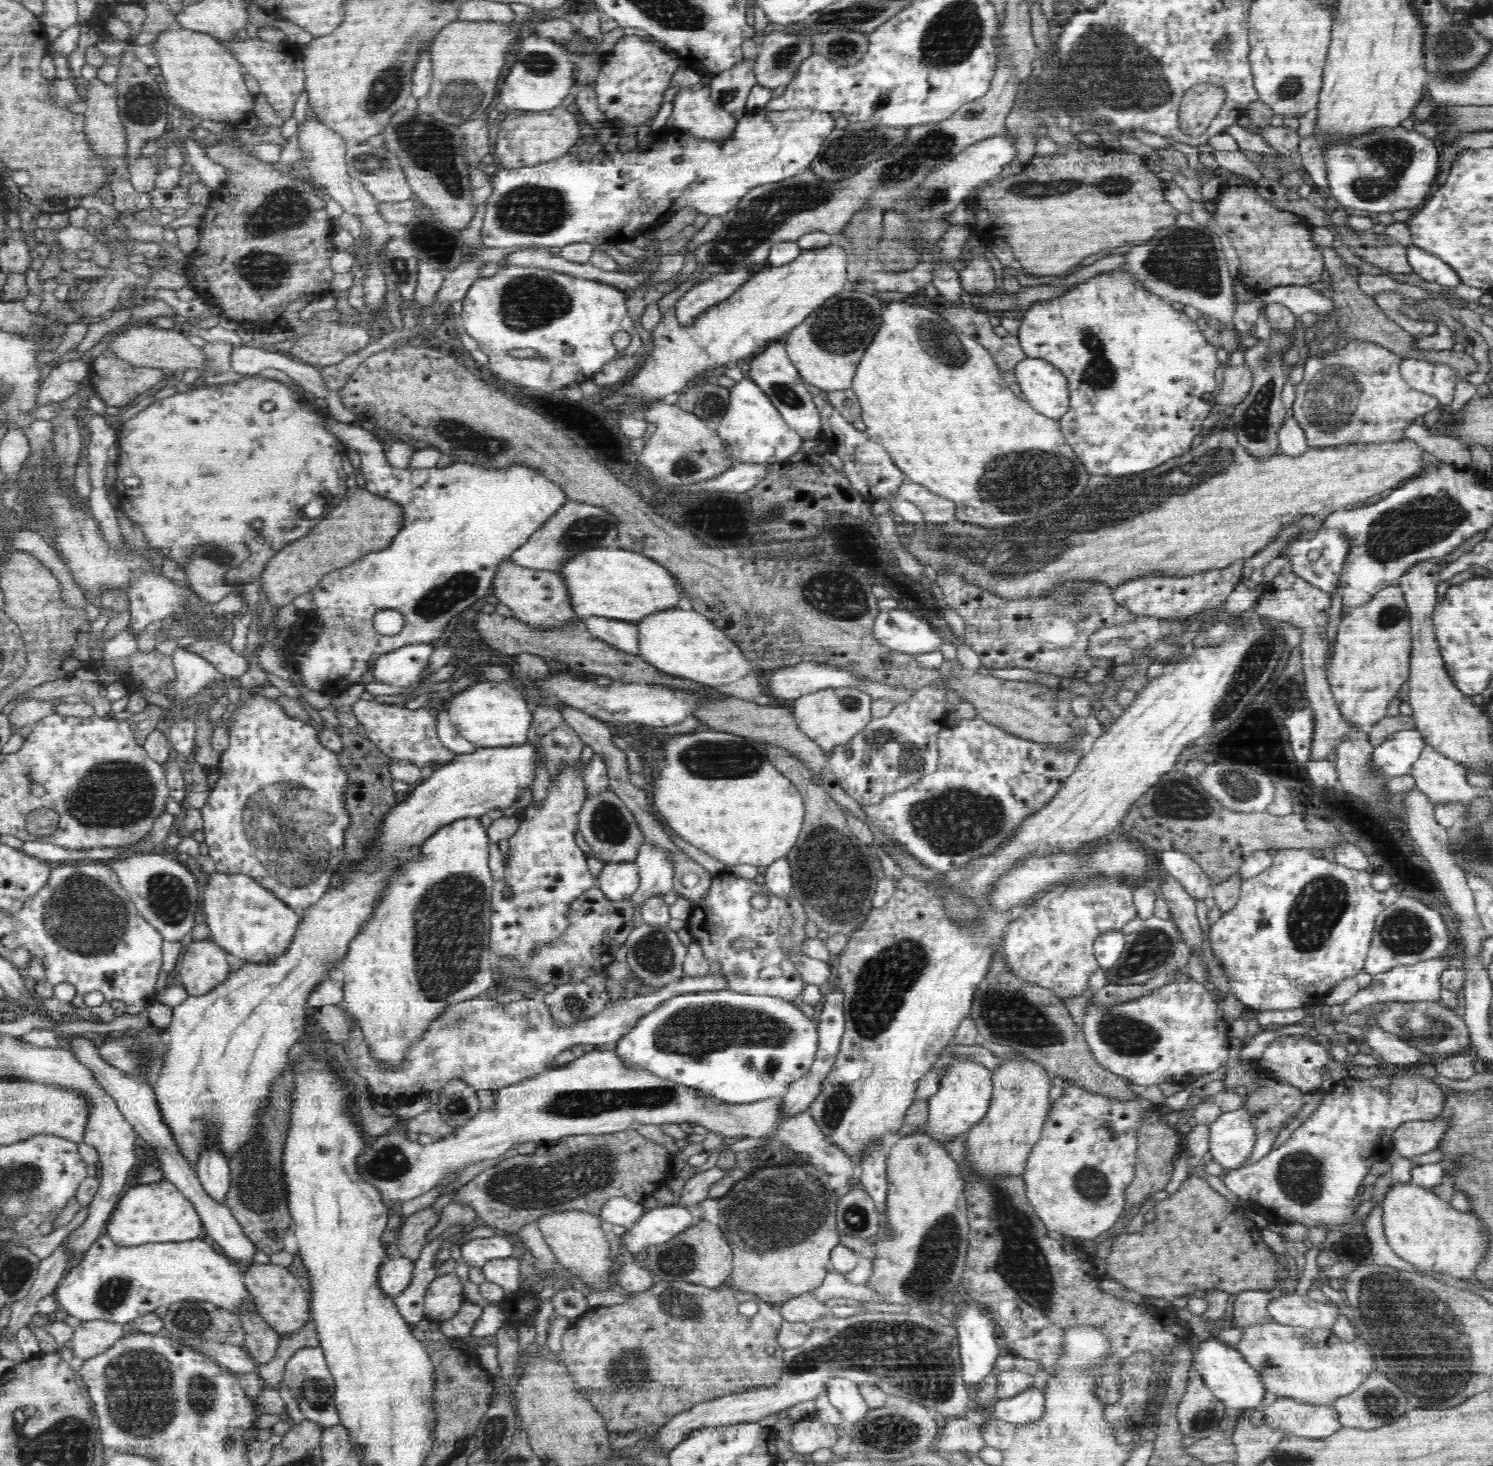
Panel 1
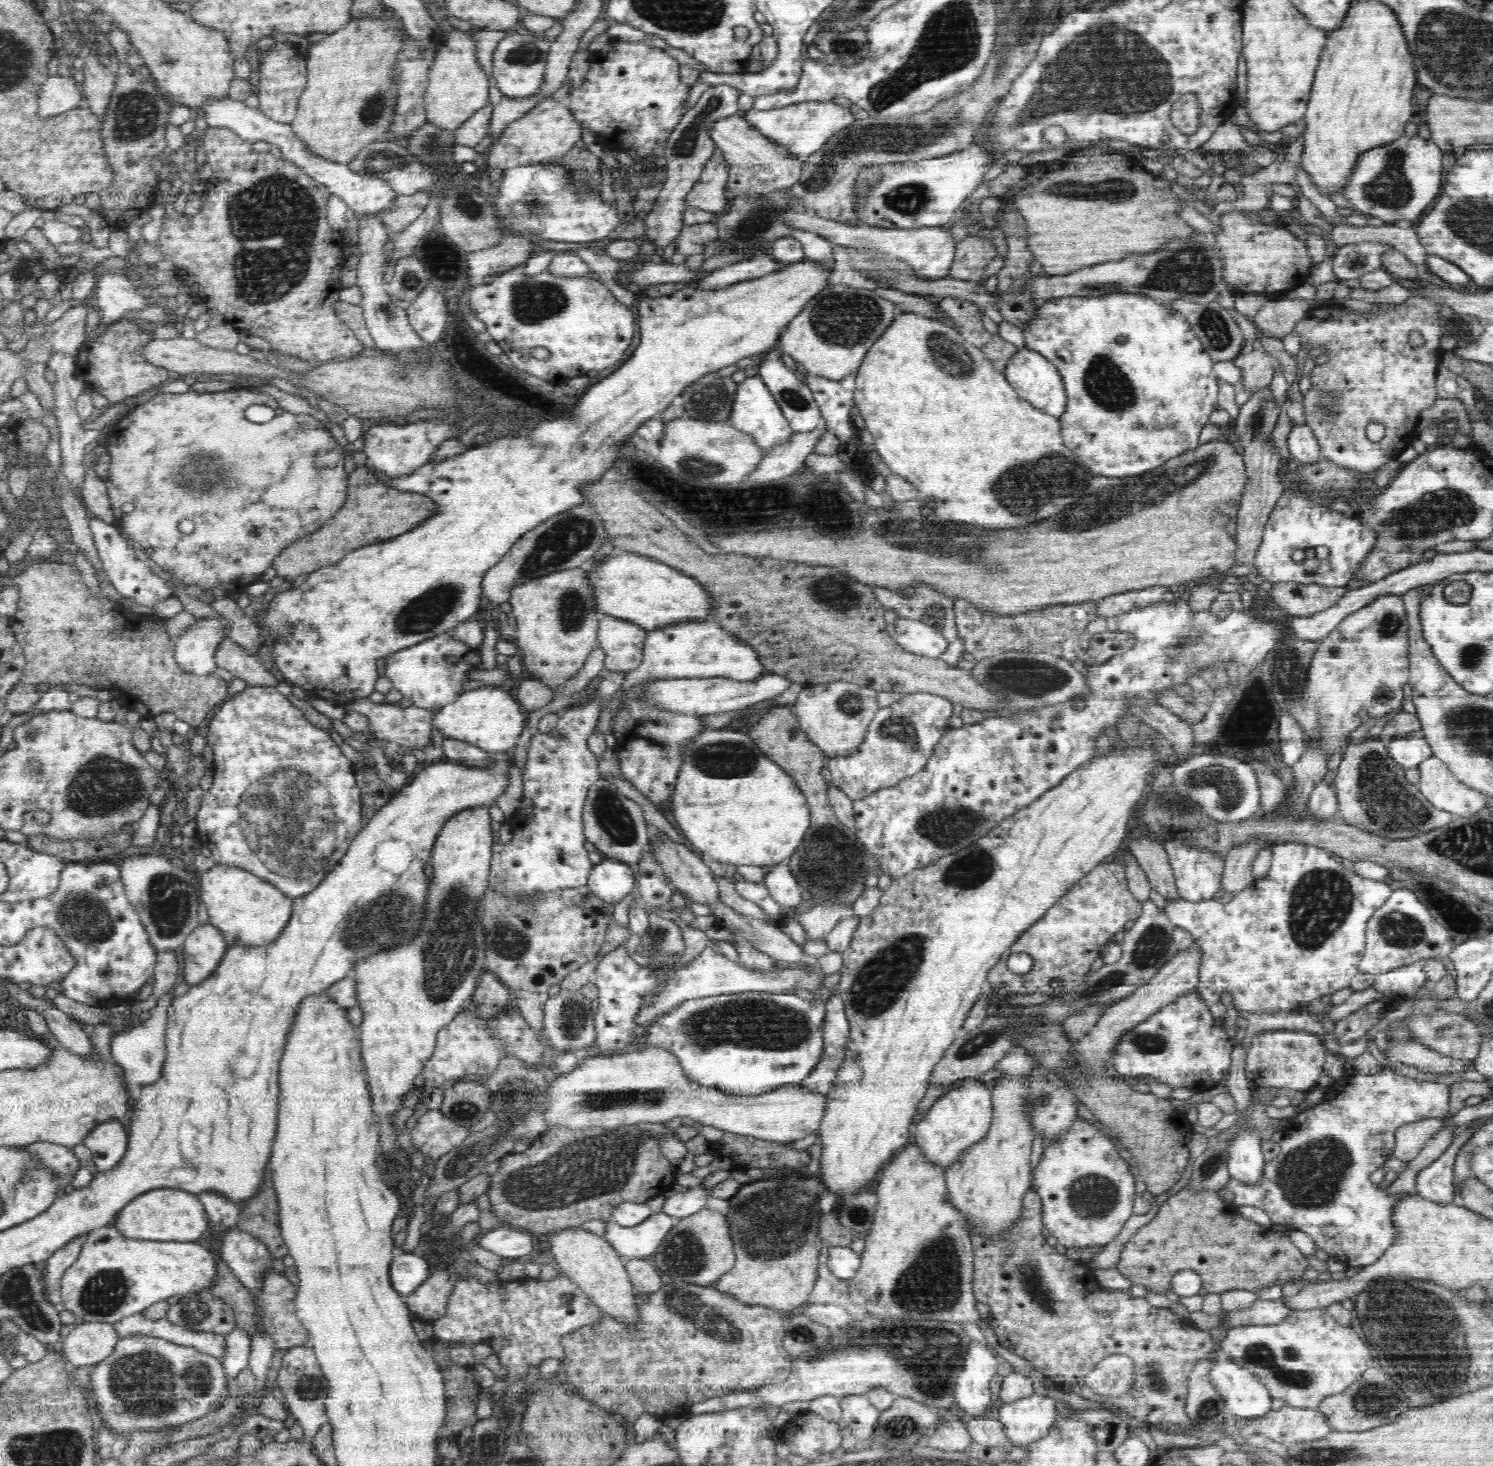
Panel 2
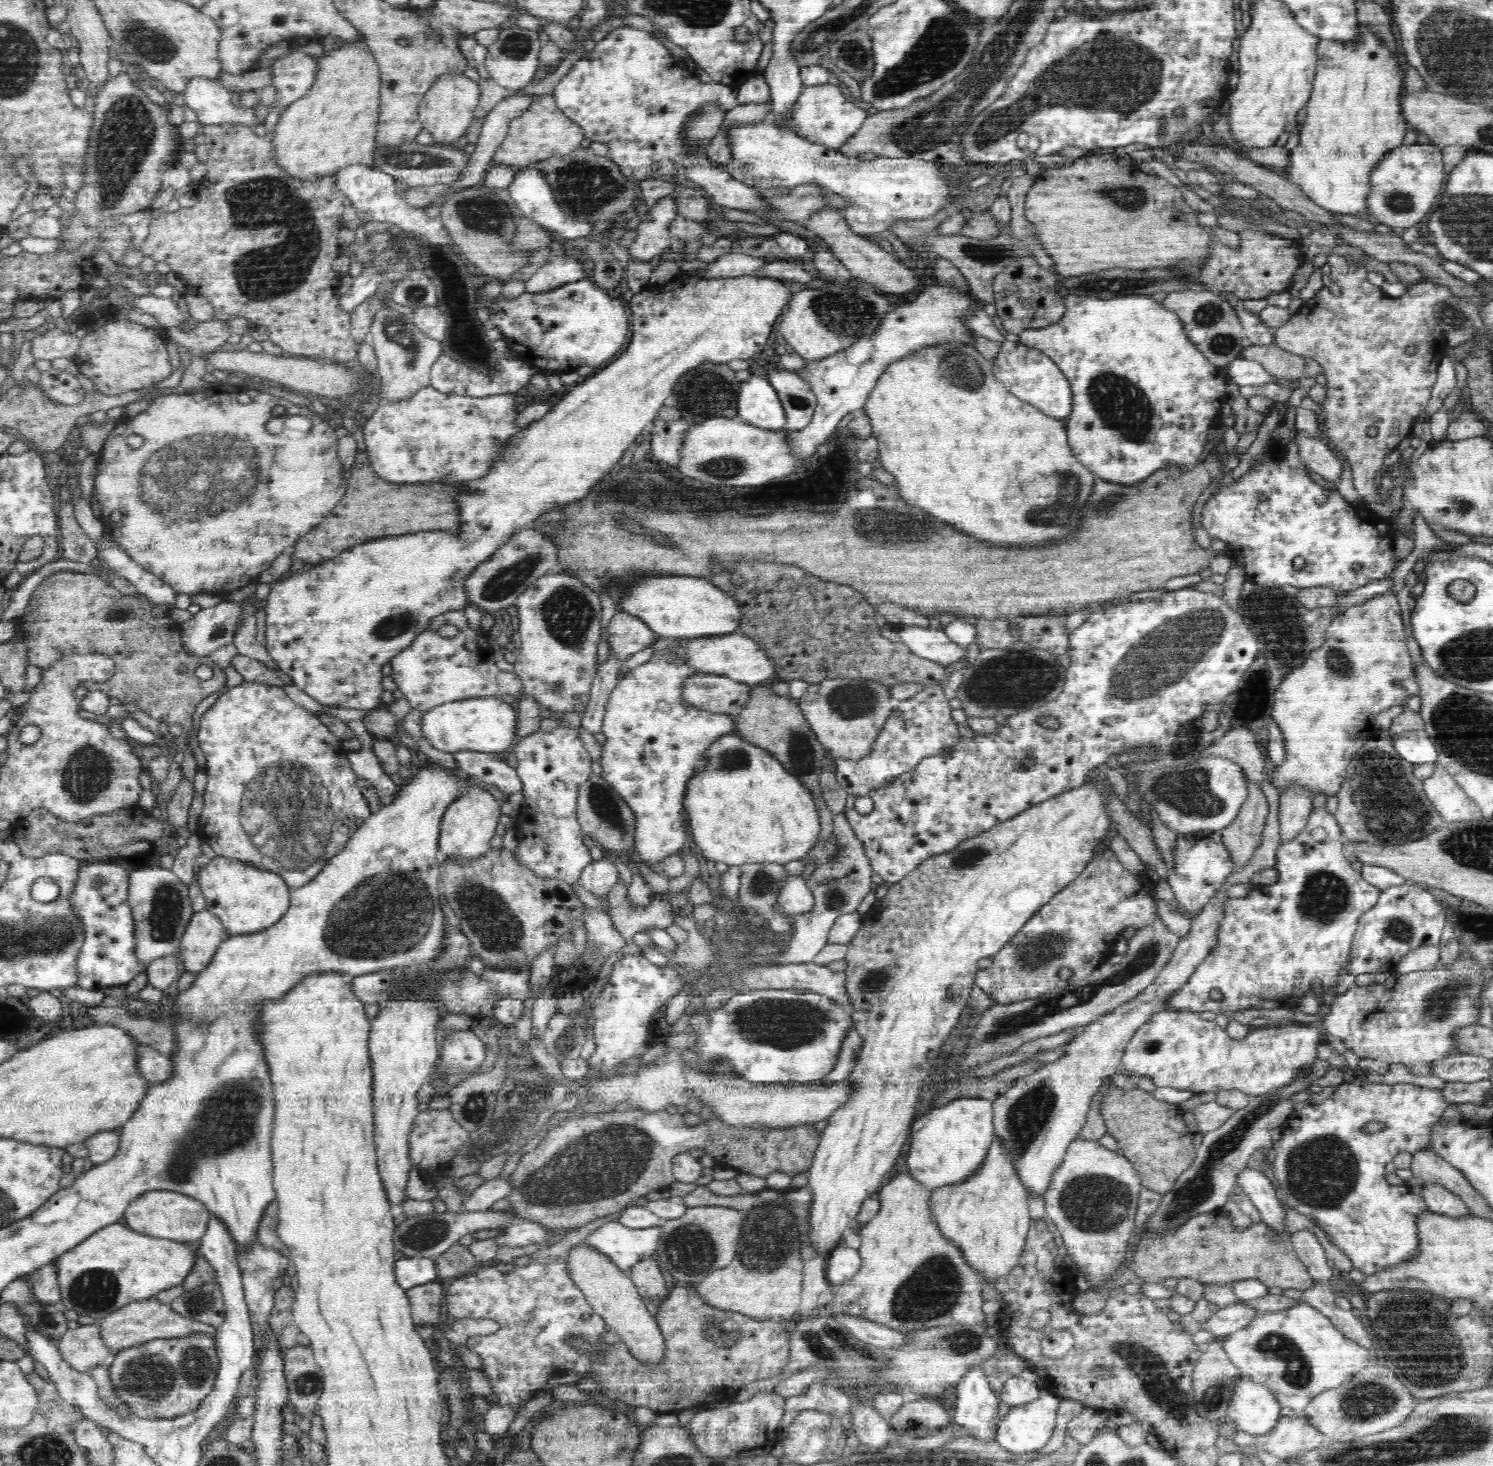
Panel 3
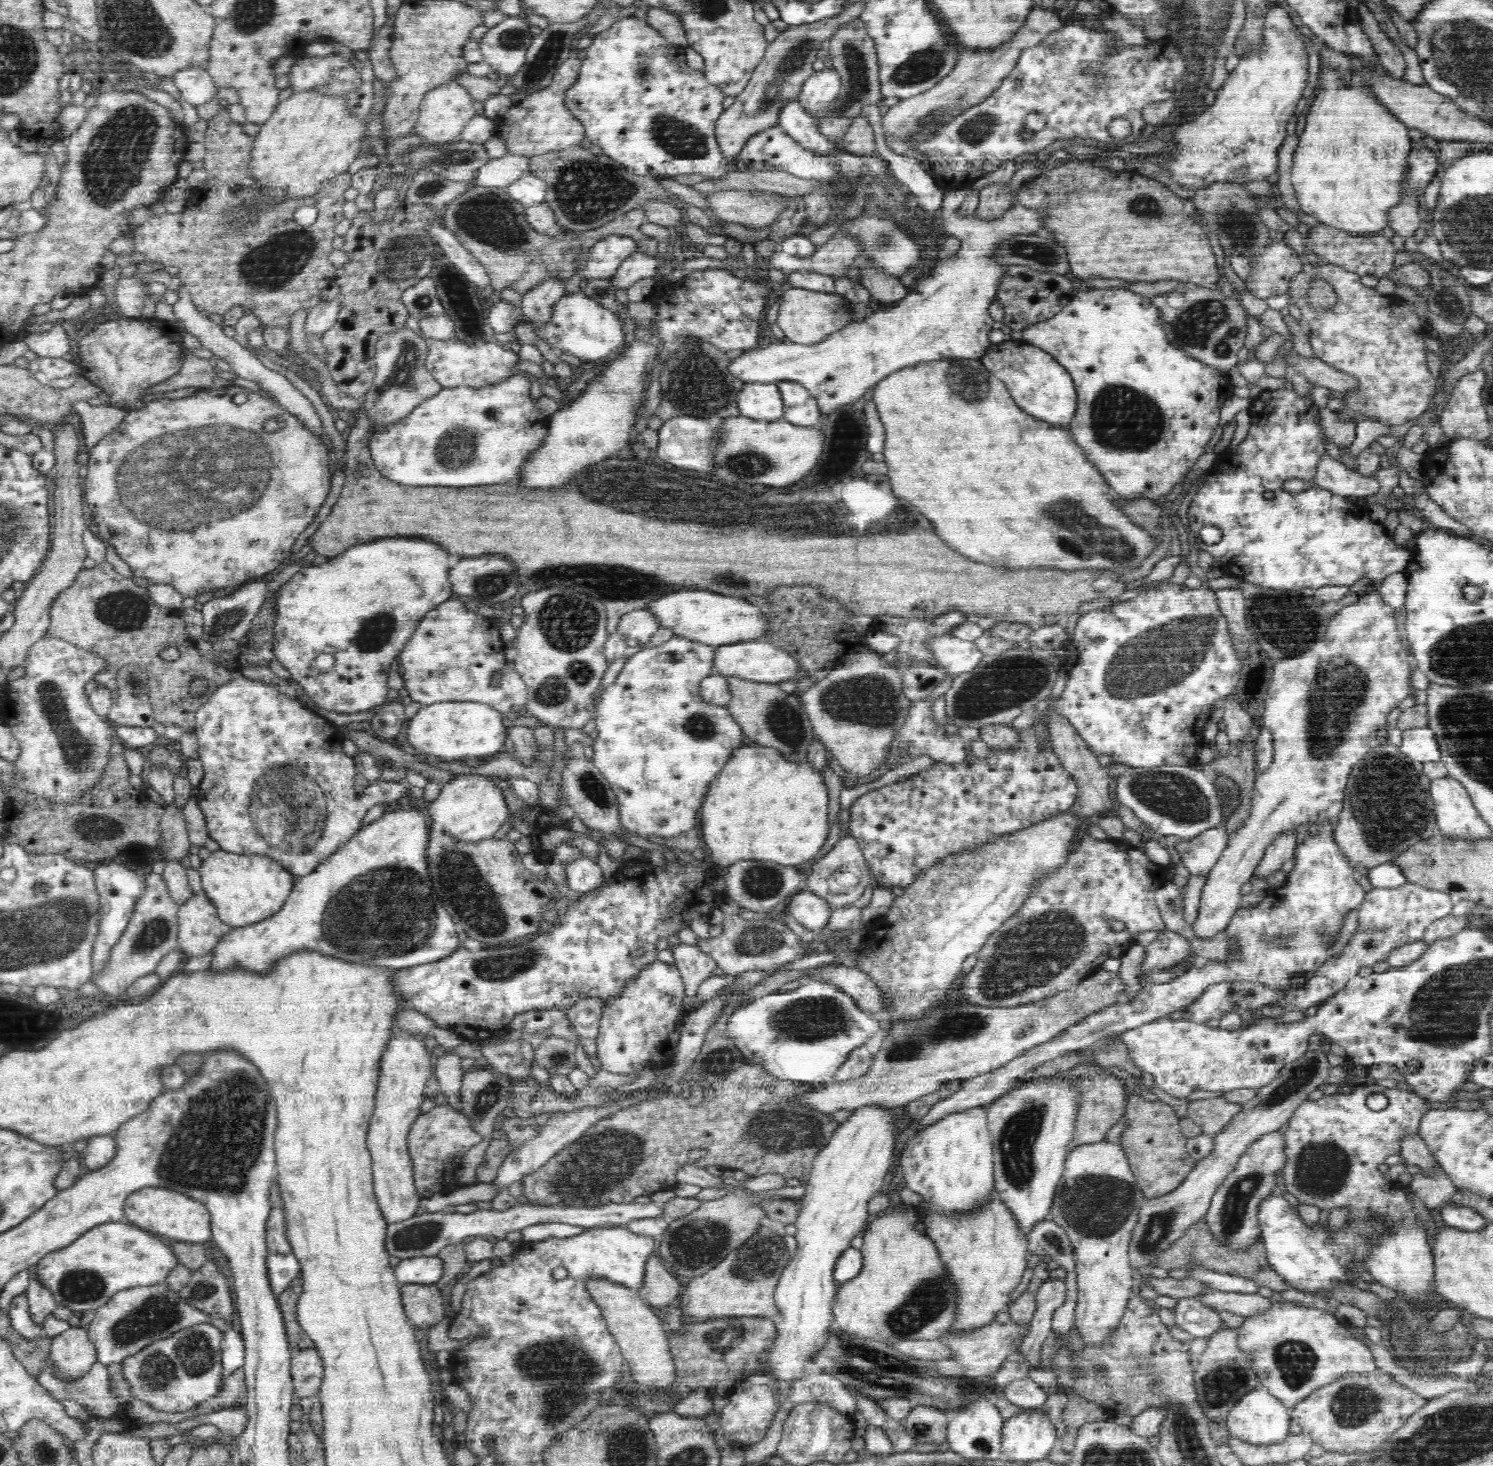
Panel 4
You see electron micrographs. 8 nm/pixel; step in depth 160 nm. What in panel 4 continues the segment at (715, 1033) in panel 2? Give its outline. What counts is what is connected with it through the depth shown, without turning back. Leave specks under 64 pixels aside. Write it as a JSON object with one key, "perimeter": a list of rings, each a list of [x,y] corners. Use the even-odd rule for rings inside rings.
{"perimeter":[[[816,980],[803,981],[797,990],[785,993],[774,991],[750,1000],[734,1010],[726,1025],[727,1036],[731,1038],[746,1064],[759,1064],[780,1080],[792,1080],[792,1083],[814,1082],[814,1084],[824,1084],[833,1080],[850,1052],[864,1045],[878,1030],[880,1030],[879,1022],[872,1019],[850,993],[837,988],[831,982]]]}

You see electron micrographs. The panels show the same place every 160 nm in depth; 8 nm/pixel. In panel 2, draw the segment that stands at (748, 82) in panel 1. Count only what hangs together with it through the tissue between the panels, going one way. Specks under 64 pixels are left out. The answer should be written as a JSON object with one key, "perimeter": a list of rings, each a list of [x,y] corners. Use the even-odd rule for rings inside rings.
{"perimeter":[[[719,84],[709,87],[702,93],[695,107],[687,112],[680,120],[679,124],[676,124],[671,135],[668,137],[667,150],[663,158],[665,164],[665,180],[658,197],[655,200],[652,210],[644,218],[644,225],[646,225],[645,238],[650,239],[650,243],[654,244],[656,248],[658,246],[665,248],[670,244],[676,243],[680,231],[683,228],[683,212],[685,210],[685,198],[686,195],[692,190],[694,184],[700,181],[702,171],[706,162],[711,159],[713,152],[718,150],[715,146],[715,142],[709,137],[710,126],[716,124],[718,120],[722,118],[728,118],[736,115],[741,108],[738,106],[737,94],[740,92],[737,88],[734,88],[728,84]]]}

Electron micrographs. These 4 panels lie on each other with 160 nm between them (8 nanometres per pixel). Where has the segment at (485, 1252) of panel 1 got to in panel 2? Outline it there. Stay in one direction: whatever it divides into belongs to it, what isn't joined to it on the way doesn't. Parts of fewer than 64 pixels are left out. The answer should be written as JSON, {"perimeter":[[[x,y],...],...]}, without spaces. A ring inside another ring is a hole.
{"perimeter":[[[497,1225],[495,1229],[481,1233],[476,1243],[500,1257],[514,1259],[531,1252],[532,1235],[526,1230]]]}

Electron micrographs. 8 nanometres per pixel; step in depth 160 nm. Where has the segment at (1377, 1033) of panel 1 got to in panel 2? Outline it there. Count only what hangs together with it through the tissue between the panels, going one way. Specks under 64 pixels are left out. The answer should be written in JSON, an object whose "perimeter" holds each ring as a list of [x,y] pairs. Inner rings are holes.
{"perimeter":[[[1420,1044],[1396,1045],[1388,1050],[1386,1056],[1389,1062],[1400,1062],[1408,1066],[1419,1068],[1421,1072],[1434,1072],[1435,1074],[1459,1074],[1465,1069],[1474,1069],[1472,1060],[1444,1056],[1431,1047]]]}

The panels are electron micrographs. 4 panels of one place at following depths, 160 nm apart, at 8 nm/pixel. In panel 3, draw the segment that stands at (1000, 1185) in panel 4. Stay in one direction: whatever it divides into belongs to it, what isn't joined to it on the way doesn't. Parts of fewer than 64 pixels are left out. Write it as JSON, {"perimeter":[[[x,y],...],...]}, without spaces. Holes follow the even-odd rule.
{"perimeter":[[[1232,880],[1221,881],[1220,888],[1209,898],[1208,904],[1205,904],[1204,908],[1192,918],[1190,932],[1180,940],[1172,958],[1162,968],[1154,984],[1139,992],[1134,1000],[1118,1006],[1110,1014],[1103,1015],[1095,1022],[1084,1025],[1083,1031],[1062,1048],[1065,1053],[1058,1060],[1045,1064],[1037,1070],[1038,1072],[1032,1072],[1029,1076],[1020,1078],[1004,1095],[993,1100],[995,1138],[1001,1142],[1007,1156],[1011,1158],[1017,1180],[1023,1186],[1025,1194],[1046,1194],[1048,1192],[1056,1170],[1063,1164],[1069,1144],[1079,1136],[1084,1126],[1093,1096],[1097,1094],[1106,1080],[1120,1071],[1123,1052],[1136,1030],[1140,1028],[1140,1025],[1147,1024],[1152,1016],[1158,1014],[1158,1011],[1164,1011],[1169,996],[1188,983],[1198,966],[1210,955],[1212,948],[1215,948],[1219,936],[1219,924],[1226,914],[1224,911],[1226,902],[1230,902],[1231,898]]]}

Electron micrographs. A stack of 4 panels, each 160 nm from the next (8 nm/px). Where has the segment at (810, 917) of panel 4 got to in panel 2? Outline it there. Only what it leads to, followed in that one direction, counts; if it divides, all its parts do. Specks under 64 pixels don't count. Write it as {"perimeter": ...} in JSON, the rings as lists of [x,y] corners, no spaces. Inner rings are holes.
{"perimeter":[[[787,861],[770,866],[766,870],[763,883],[771,897],[783,908],[796,908],[801,901],[804,901],[805,897],[802,896],[801,888]]]}

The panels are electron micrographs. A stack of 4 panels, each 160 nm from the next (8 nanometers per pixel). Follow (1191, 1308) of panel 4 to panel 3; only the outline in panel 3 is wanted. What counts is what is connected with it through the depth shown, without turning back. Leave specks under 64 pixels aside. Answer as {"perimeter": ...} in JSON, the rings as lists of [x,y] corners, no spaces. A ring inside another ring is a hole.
{"perimeter":[[[1239,1301],[1226,1308],[1219,1308],[1200,1329],[1212,1332],[1214,1338],[1225,1338],[1244,1328],[1257,1314],[1260,1313],[1256,1312],[1250,1305]]]}

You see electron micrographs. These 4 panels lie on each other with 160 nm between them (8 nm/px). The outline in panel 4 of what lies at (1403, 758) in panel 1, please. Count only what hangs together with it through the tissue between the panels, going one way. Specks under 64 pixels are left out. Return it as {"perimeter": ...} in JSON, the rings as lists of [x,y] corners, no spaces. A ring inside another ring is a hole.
{"perimeter":[[[1410,728],[1403,730],[1400,750],[1418,762],[1438,762],[1441,760],[1438,738],[1431,728]]]}

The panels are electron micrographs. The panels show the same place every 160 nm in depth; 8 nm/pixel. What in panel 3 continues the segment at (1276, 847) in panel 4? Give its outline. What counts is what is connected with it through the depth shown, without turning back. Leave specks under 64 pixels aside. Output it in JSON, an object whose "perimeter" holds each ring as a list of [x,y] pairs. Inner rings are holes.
{"perimeter":[[[1292,788],[1279,800],[1279,834],[1281,842],[1286,842],[1306,828],[1309,814],[1312,810],[1312,799],[1308,799],[1303,792]]]}

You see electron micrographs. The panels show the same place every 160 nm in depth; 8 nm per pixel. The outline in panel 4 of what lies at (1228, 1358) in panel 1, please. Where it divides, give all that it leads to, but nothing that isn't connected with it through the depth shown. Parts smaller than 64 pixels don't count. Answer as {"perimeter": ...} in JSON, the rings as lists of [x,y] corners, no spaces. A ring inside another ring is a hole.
{"perimeter":[[[1258,1388],[1244,1395],[1238,1403],[1227,1412],[1228,1430],[1232,1438],[1242,1440],[1257,1447],[1272,1447],[1280,1443],[1290,1434],[1291,1410],[1284,1406],[1266,1388]]]}

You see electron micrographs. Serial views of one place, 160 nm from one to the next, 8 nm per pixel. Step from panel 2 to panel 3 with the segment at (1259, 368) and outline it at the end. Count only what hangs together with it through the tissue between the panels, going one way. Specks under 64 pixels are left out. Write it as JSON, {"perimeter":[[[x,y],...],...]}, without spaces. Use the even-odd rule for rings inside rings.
{"perimeter":[[[1276,343],[1246,347],[1242,357],[1259,362],[1276,379],[1285,378],[1289,381],[1304,377],[1322,379],[1323,368],[1316,360],[1286,352]]]}

